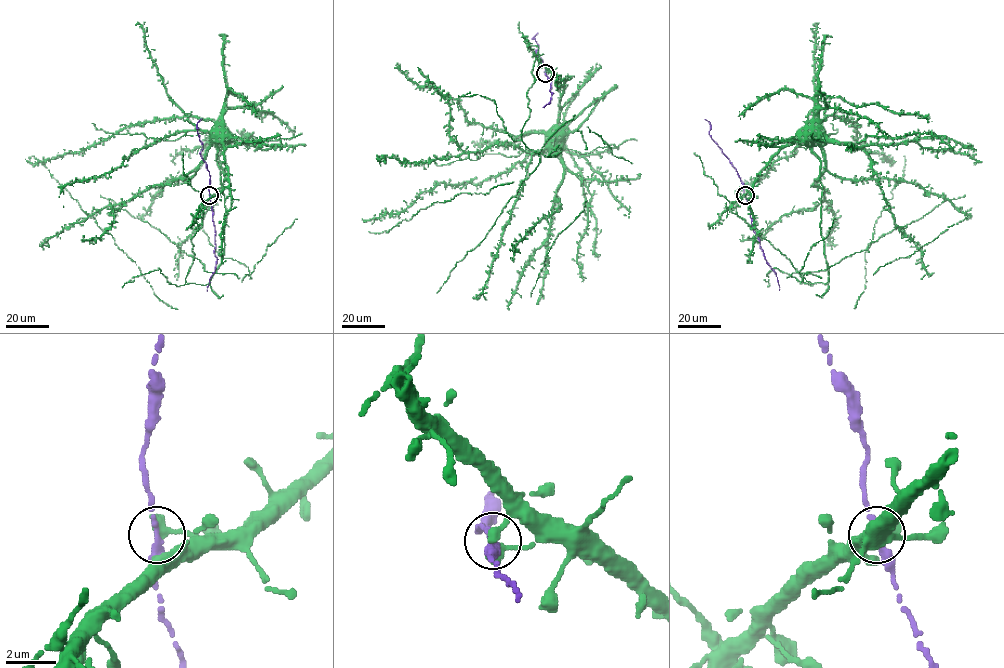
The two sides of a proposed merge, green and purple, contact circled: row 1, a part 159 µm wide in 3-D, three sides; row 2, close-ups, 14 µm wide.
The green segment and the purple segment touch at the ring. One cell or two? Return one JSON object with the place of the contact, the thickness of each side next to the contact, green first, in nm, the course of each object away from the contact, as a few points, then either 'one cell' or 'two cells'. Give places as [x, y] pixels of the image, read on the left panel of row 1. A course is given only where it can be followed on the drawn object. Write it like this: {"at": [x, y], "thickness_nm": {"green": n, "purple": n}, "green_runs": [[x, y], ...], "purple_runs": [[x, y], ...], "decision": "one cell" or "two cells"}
{"at": [209, 195], "thickness_nm": {"green": 550, "purple": 260}, "green_runs": [[209, 195], [217, 196], [228, 184], [223, 141], [229, 134]], "purple_runs": [[209, 195], [217, 260], [207, 290]], "decision": "one cell"}

